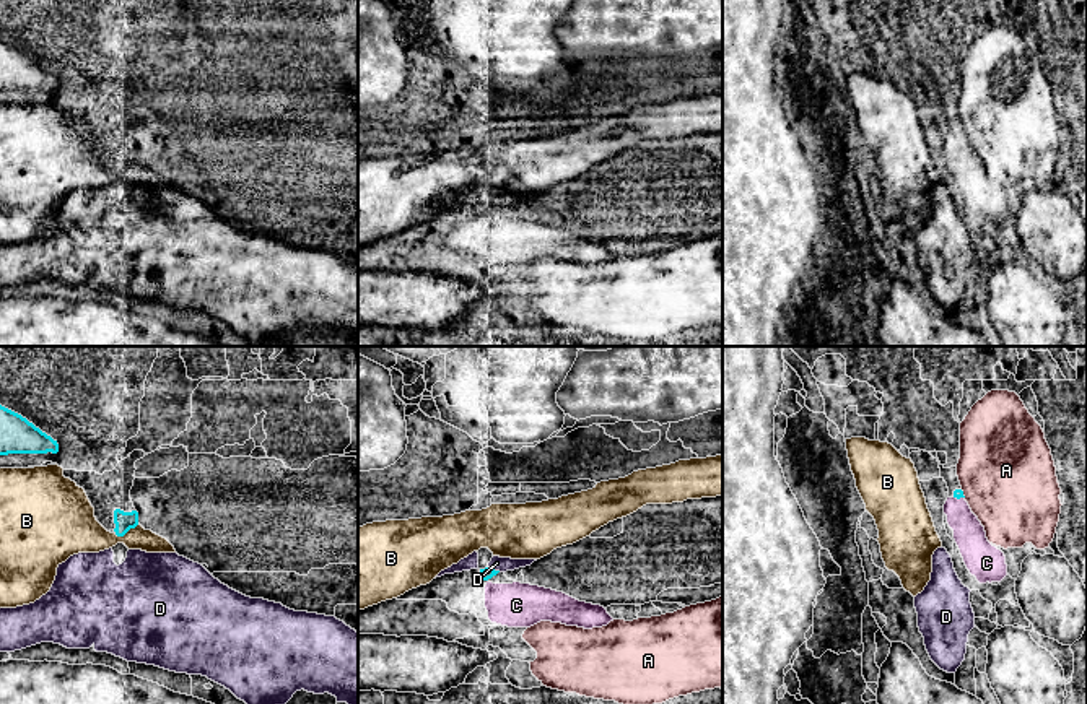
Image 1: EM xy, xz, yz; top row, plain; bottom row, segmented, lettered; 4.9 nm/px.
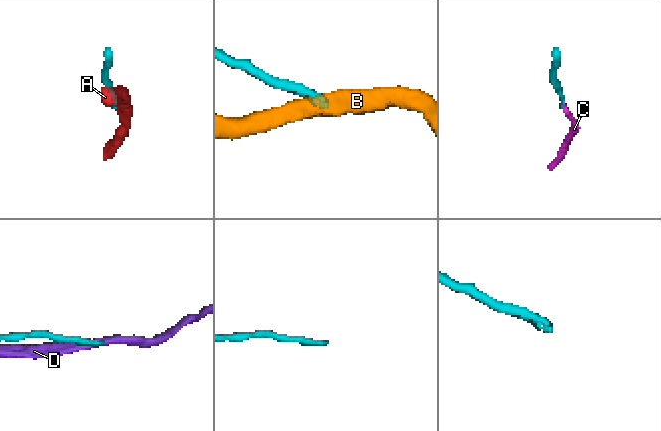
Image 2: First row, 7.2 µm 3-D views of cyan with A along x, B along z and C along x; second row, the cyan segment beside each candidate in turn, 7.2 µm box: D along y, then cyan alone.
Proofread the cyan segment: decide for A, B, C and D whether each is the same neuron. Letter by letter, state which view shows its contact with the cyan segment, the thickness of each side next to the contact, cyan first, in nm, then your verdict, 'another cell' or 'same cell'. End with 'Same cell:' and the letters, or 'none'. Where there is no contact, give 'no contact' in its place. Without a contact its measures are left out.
A: yz | 50/480 nm | another cell
B: xy | 100/220 nm | another cell
C: yz | 50/160 nm | same cell
D: xz | 60/70 nm | another cell
Same cell: C

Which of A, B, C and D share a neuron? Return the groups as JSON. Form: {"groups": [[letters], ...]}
{"groups": [["A"], ["B"], ["C"], ["D"]]}

